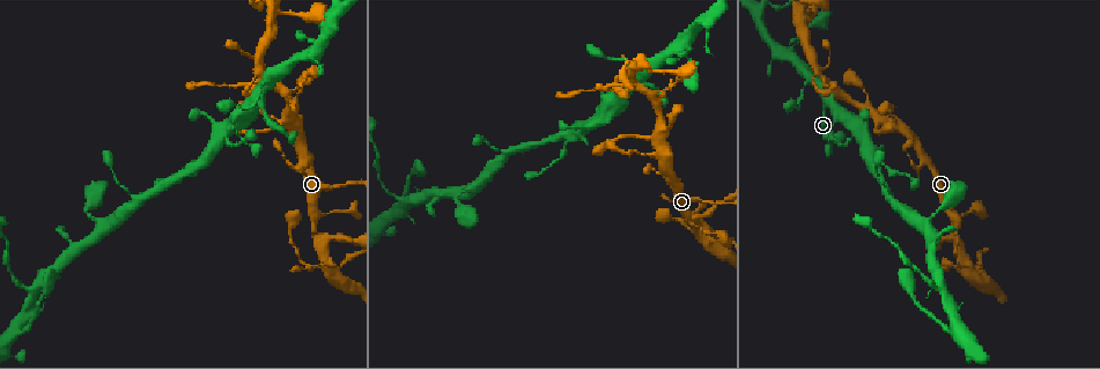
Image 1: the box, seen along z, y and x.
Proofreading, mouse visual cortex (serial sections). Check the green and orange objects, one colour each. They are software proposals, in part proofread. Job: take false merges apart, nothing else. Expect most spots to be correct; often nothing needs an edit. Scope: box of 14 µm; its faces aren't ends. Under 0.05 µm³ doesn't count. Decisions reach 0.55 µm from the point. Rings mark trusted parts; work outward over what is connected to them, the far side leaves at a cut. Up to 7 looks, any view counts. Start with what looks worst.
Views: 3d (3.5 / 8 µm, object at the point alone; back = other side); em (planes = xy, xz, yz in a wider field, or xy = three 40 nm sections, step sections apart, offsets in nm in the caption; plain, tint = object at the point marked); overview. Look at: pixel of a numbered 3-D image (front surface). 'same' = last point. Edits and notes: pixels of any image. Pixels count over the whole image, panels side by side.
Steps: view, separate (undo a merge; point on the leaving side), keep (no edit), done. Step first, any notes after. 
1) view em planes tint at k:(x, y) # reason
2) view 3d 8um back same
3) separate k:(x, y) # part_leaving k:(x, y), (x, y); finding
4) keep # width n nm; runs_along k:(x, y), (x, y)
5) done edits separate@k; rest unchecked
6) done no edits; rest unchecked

view 3d 3.5um back at 1:(259, 69) # a narrow waist

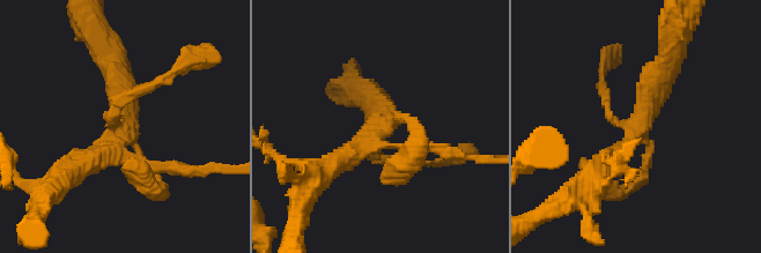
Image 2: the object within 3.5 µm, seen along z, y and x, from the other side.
view em xy step 2 tint at 2:(117, 129)

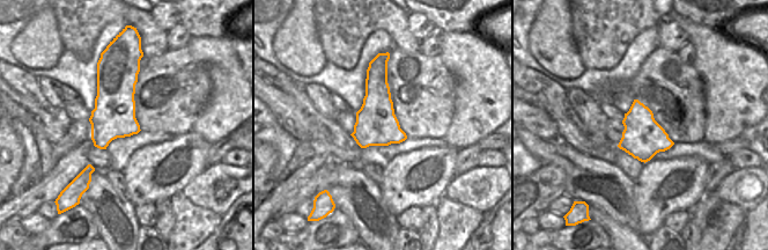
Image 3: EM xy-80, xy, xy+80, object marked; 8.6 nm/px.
keep # runs_along 2:(599, 170), (635, 134), (667, 60); all the same cell

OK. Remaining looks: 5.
view 3d 3.5um at 1:(139, 197) # three arms meet

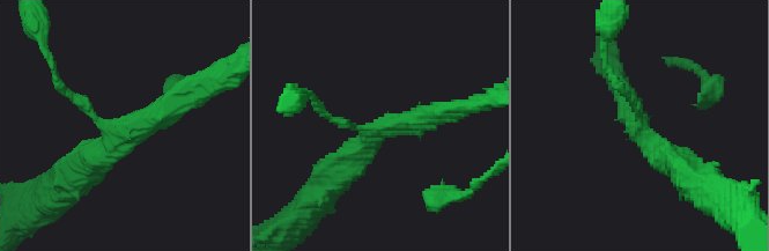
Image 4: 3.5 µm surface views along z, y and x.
view em xy step 1 tint at 4:(644, 136) # shape alone is not enough

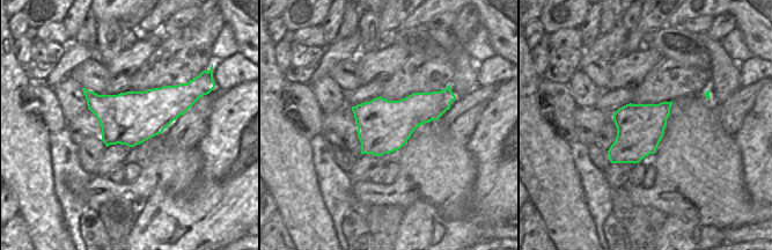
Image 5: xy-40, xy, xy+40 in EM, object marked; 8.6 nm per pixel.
view em xy step 2 tint same # another direction

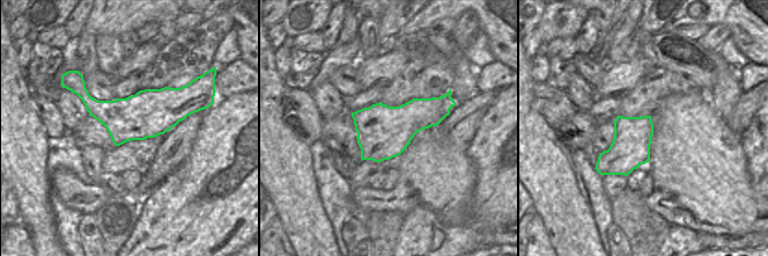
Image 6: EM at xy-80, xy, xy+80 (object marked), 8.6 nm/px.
keep # arm_widths 150, 300, 400 nm; runs_along 4:(184, 95), (74, 174); continuous, no second cell

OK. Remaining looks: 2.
view 3d 3.5um at 1:(33, 288) # thick turns thin

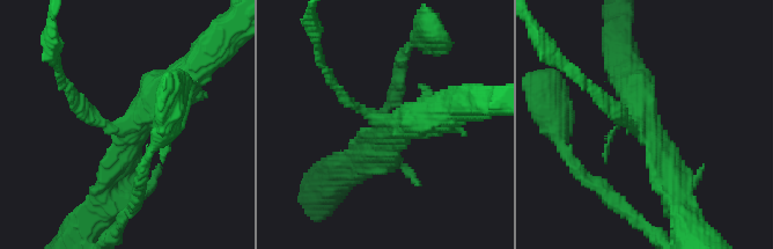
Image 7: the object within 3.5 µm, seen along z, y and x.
view em planes tint at 7:(649, 129)

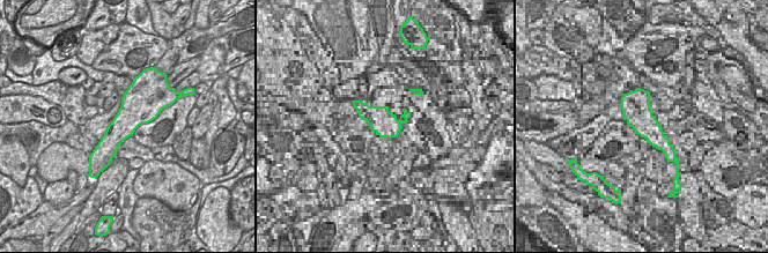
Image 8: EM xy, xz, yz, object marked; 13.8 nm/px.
keep # width 420 nm; runs_along 7:(185, 77), (129, 133), (110, 193); continuous, no second cell

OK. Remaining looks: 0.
done no edits; rest unchecked

